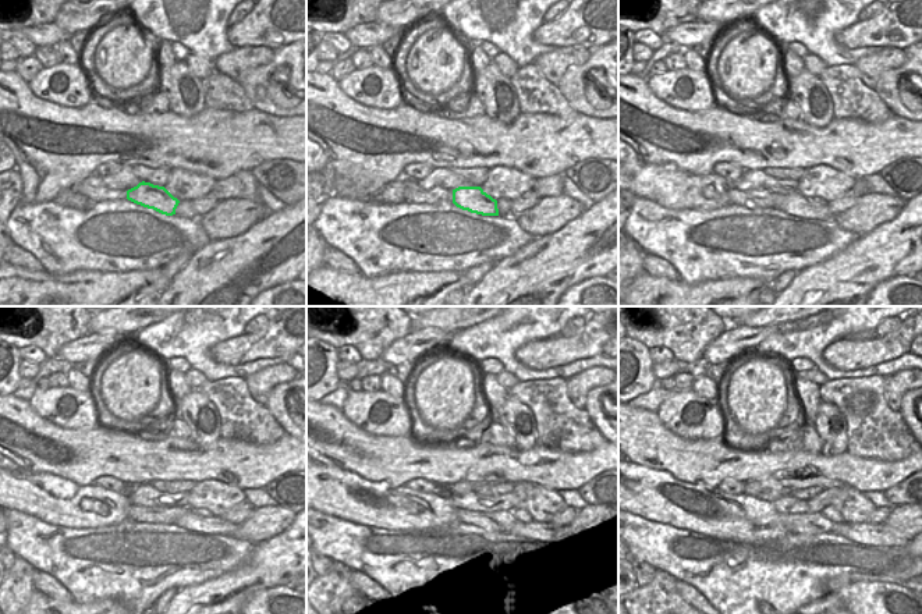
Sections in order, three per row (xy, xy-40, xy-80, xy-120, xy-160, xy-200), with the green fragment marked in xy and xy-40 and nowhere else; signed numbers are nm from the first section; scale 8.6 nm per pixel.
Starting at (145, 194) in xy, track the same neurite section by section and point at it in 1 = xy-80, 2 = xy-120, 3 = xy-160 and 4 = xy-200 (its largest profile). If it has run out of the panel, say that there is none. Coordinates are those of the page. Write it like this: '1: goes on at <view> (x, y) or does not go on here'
1: goes on at xy-80 (794, 203)
2: goes on at xy-120 (190, 521)
3: goes on at xy-160 (549, 532)
4: goes on at xy-200 (882, 535)

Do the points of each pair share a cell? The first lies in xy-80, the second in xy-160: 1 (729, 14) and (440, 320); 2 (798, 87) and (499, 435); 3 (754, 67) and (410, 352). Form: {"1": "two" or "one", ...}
{"1": "one", "2": "two", "3": "two"}

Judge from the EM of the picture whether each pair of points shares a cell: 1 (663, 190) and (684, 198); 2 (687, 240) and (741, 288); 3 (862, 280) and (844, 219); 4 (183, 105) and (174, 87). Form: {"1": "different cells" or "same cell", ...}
{"1": "same cell", "2": "different cells", "3": "different cells", "4": "same cell"}

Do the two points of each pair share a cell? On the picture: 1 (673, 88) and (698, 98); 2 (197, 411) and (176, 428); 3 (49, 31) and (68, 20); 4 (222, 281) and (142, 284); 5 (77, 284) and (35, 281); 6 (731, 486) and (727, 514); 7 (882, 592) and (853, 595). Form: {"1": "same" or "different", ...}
{"1": "same", "2": "different", "3": "different", "4": "different", "5": "same", "6": "different", "7": "same"}

